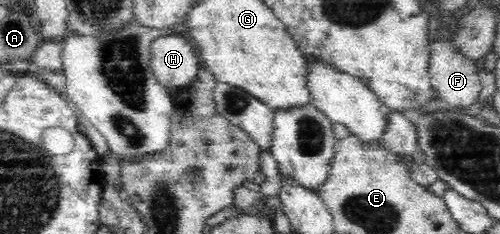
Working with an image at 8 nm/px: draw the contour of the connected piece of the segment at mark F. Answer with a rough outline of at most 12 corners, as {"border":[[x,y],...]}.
{"border":[[432,39],[429,80],[434,99],[454,110],[478,105],[474,62]]}

